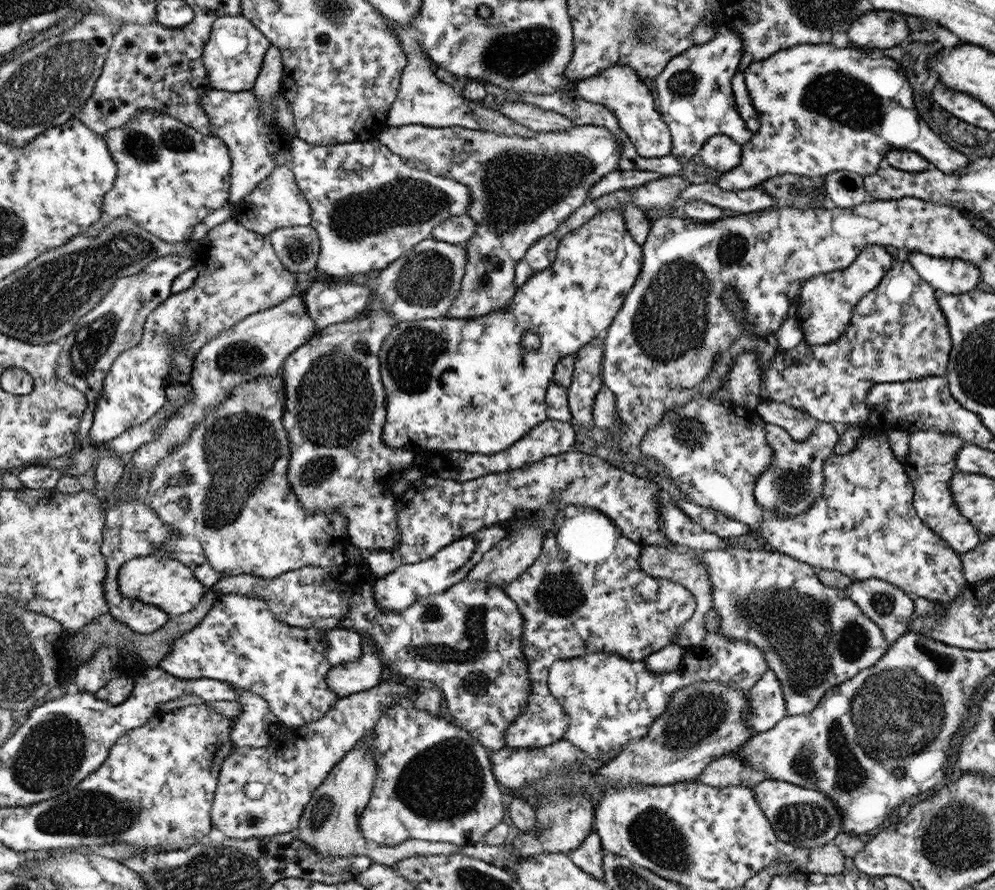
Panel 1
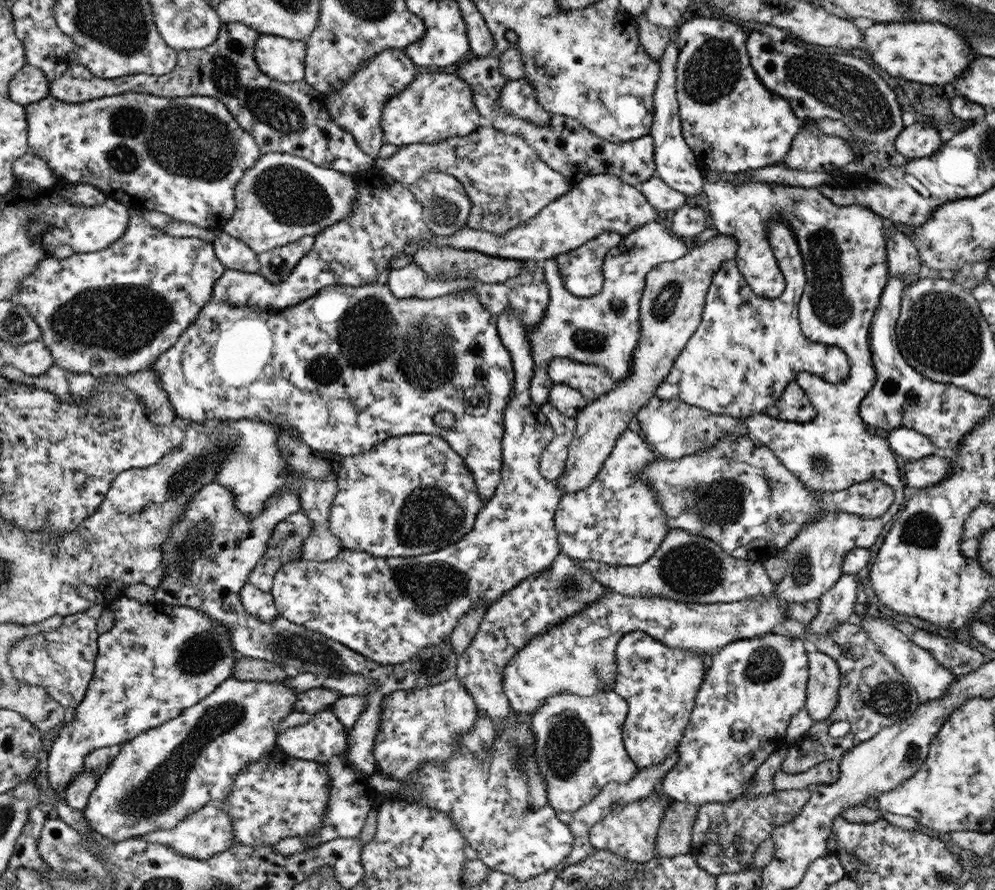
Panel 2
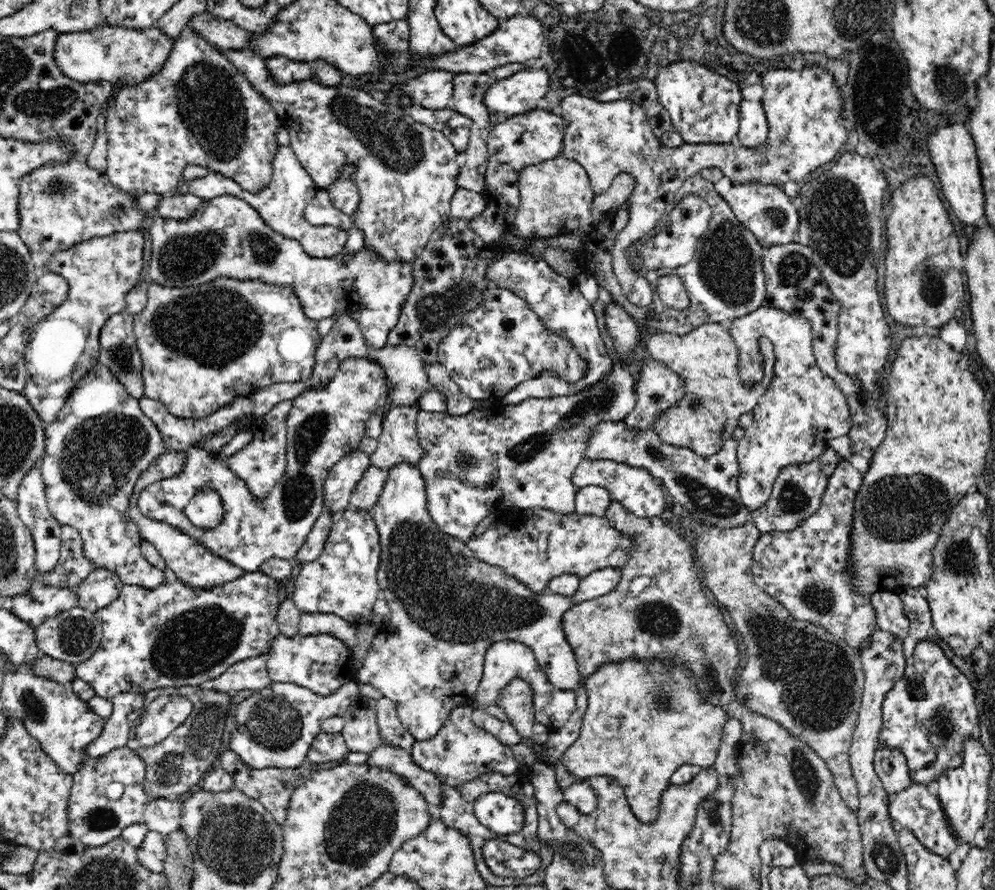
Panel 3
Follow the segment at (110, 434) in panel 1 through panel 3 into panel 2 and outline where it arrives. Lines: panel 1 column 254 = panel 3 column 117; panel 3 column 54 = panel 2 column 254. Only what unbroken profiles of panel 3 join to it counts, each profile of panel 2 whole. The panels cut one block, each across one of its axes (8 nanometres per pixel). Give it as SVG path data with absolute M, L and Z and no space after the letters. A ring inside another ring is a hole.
M222 230L217 232L212 240L214 255L224 265L225 270L244 273L259 272L258 255L243 241L225 234ZM371 282L361 286L323 287L315 295L311 295L309 300L278 310L264 311L253 309L248 305L240 307L230 303L214 302L196 316L194 322L187 326L174 346L159 356L150 368L155 370L155 373L159 373L159 385L163 385L163 389L170 396L170 404L177 414L176 419L183 424L201 425L205 421L223 422L241 419L265 422L265 424L271 422L275 426L293 428L299 438L314 450L331 451L342 457L370 451L376 447L376 444L387 440L388 436L417 434L440 436L468 467L475 481L475 492L479 494L479 500L487 502L495 494L495 488L500 481L503 411L506 407L506 396L513 388L514 372L509 354L498 337L496 318L479 304L475 294L465 292L454 296L454 293L451 293L427 300L415 297L401 299L389 292L386 283ZM439 412L451 412L453 427L449 429L437 427L435 414Z

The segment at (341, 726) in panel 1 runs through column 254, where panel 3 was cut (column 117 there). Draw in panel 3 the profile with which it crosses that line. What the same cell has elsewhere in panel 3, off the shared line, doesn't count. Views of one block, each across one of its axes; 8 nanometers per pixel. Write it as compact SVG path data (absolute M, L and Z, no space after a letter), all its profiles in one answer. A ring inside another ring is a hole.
M128 745L115 748L104 756L87 758L72 773L73 783L69 792L69 835L90 847L100 847L121 836L130 825L145 822L145 806L150 801L144 788L146 765L140 755Z

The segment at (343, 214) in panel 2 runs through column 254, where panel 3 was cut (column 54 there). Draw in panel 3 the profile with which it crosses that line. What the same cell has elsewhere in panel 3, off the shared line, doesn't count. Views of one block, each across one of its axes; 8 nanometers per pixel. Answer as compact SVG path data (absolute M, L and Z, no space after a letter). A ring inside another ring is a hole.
M72 158L64 163L42 164L36 171L28 172L19 182L19 227L15 230L26 247L36 252L55 253L90 240L92 237L108 236L115 232L141 230L146 212L138 206L137 198L129 196L115 188L107 175L95 168L90 168L86 161Z

